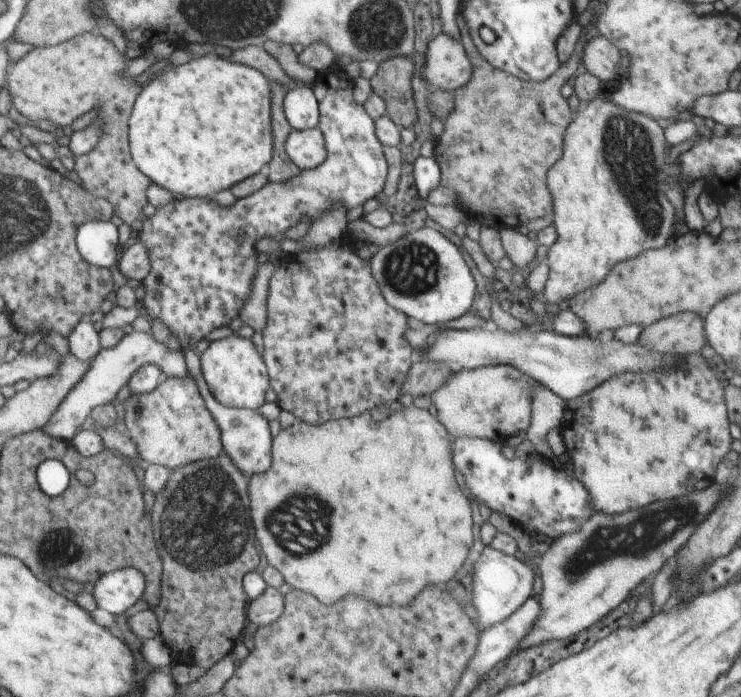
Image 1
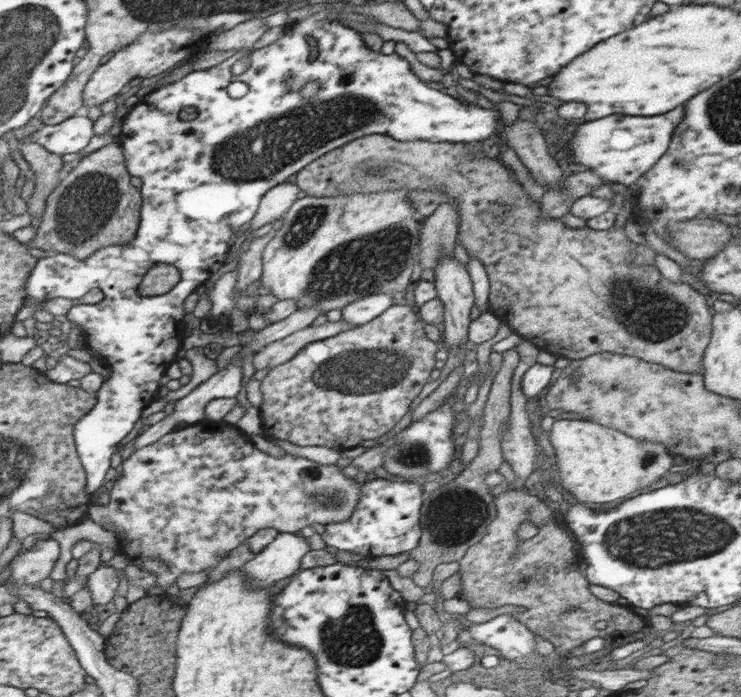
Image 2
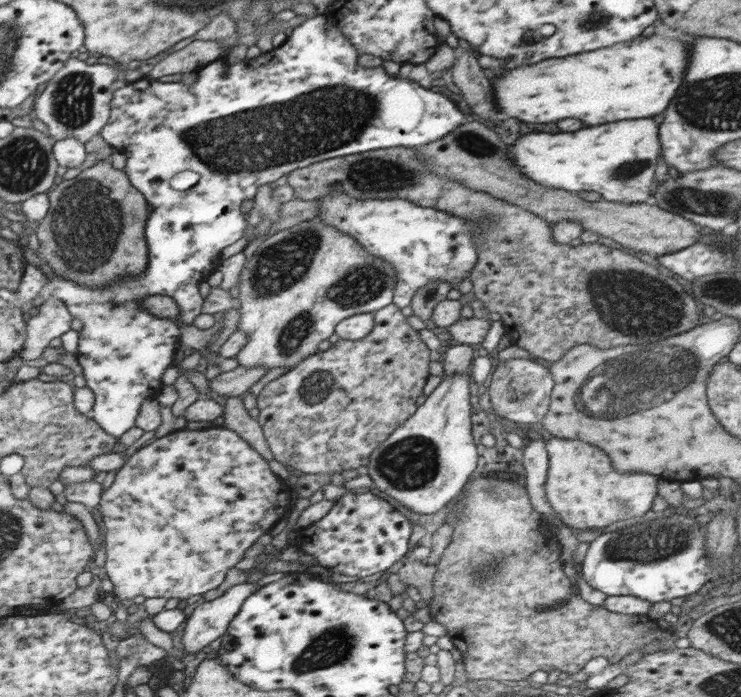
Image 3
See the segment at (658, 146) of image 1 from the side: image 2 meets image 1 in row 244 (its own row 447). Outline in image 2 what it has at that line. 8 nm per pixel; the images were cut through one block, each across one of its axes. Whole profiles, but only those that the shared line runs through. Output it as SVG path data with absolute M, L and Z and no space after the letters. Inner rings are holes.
M558 420L549 432L556 455L557 473L561 486L578 502L618 502L642 494L673 465L673 456L660 443L638 441L623 432L584 420Z

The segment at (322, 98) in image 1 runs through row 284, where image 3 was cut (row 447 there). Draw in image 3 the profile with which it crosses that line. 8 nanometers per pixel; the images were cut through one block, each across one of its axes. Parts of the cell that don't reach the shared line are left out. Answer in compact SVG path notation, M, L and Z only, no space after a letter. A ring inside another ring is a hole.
M210 428L208 430L179 430L174 431L167 436L156 439L149 446L140 448L133 456L130 456L128 462L122 466L115 476L114 482L102 493L99 502L99 510L104 520L104 526L107 533L106 539L106 562L104 570L107 572L108 579L113 584L112 594L118 601L118 606L113 614L113 619L121 623L127 621L127 605L131 603L136 596L145 596L146 598L178 598L180 600L204 594L214 588L218 588L229 568L234 567L237 562L244 558L249 546L252 546L260 536L263 536L288 515L294 504L294 498L291 496L291 489L285 482L278 478L269 468L269 463L236 432L226 428Z

